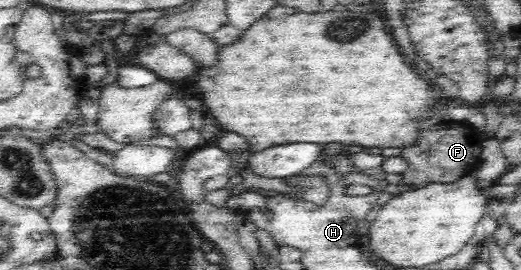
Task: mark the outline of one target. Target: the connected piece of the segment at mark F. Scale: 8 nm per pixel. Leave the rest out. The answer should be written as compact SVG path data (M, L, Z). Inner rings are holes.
M448 123L435 130L423 132L417 142L401 148L400 156L406 159L408 167L404 173L401 173L402 178L397 184L399 191L414 191L414 188L424 187L429 183L454 183L464 176L472 174L481 162L482 144L483 138L479 135L477 129L466 123Z

